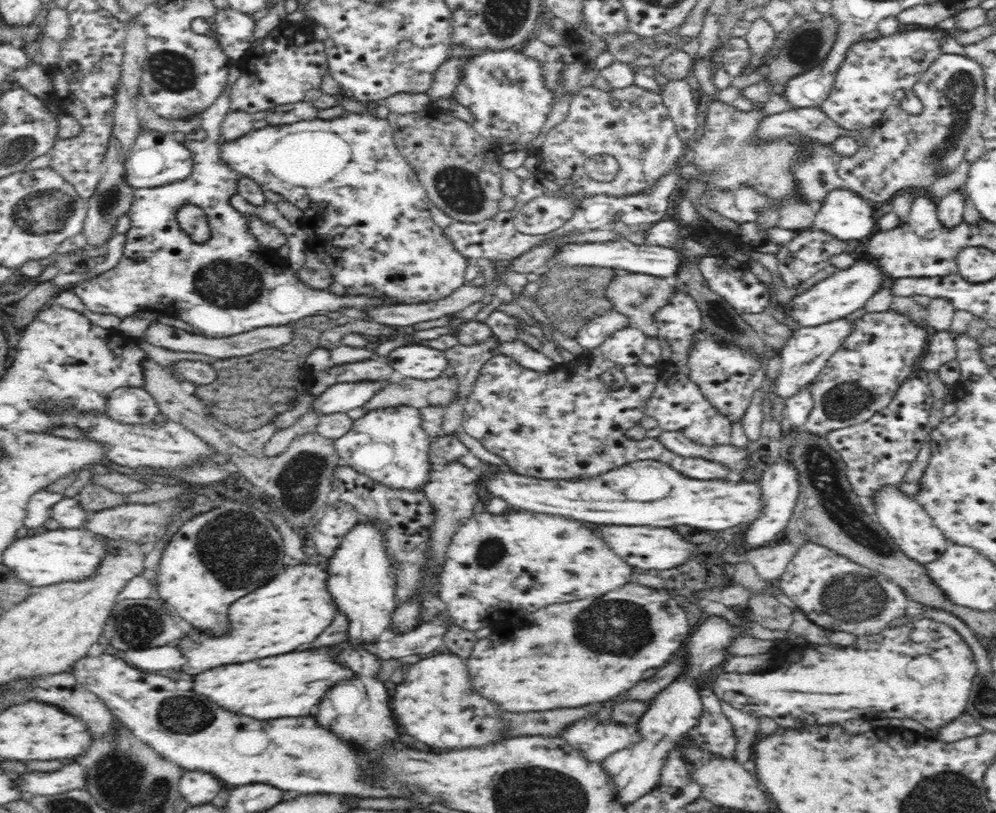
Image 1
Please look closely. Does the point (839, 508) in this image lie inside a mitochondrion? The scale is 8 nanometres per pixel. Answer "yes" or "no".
yes

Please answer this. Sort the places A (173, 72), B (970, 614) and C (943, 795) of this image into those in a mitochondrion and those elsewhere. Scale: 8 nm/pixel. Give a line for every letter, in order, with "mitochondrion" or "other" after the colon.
A: mitochondrion
B: other
C: mitochondrion

